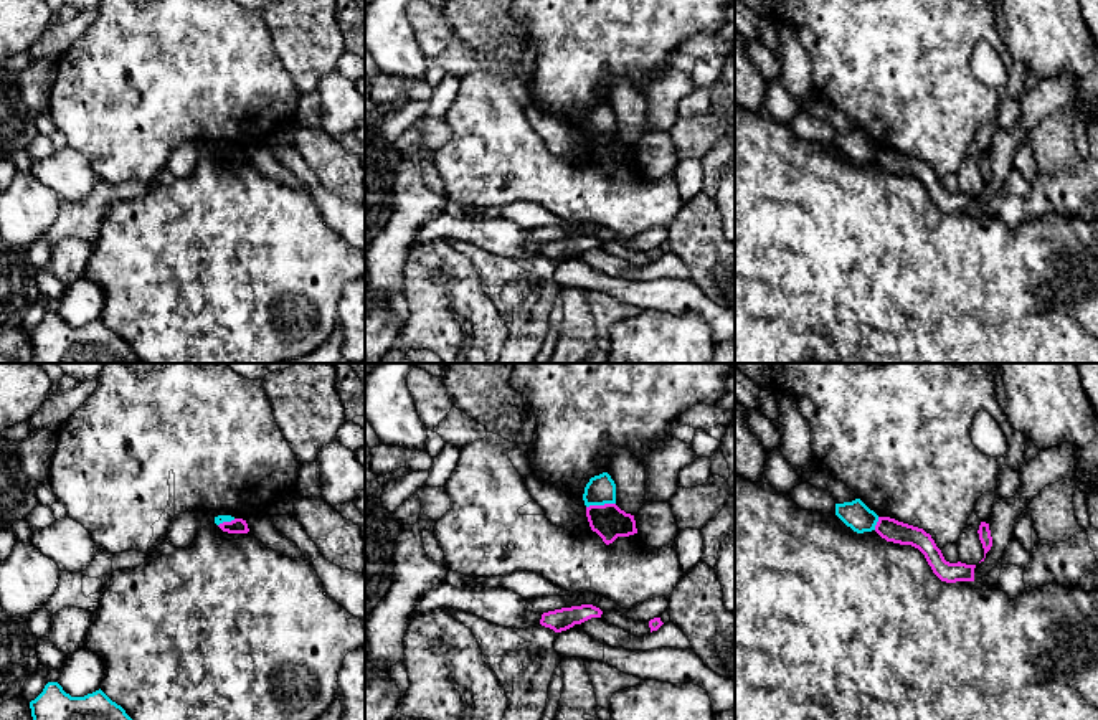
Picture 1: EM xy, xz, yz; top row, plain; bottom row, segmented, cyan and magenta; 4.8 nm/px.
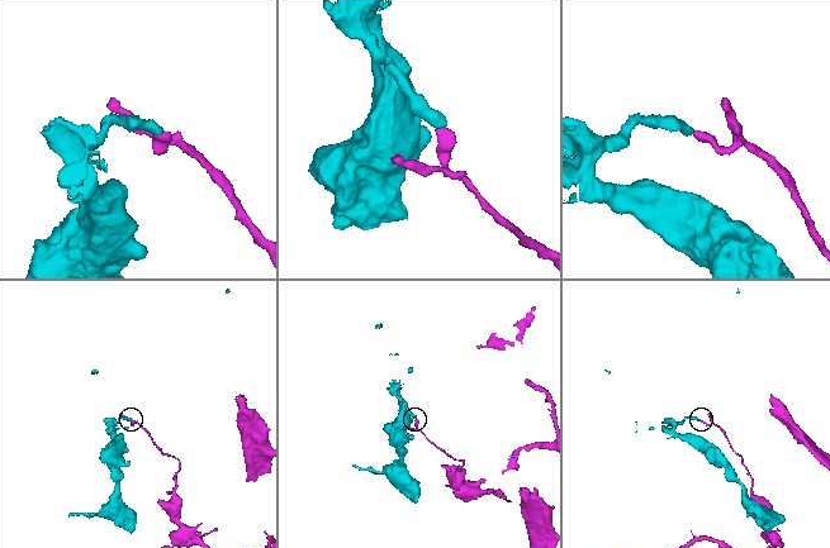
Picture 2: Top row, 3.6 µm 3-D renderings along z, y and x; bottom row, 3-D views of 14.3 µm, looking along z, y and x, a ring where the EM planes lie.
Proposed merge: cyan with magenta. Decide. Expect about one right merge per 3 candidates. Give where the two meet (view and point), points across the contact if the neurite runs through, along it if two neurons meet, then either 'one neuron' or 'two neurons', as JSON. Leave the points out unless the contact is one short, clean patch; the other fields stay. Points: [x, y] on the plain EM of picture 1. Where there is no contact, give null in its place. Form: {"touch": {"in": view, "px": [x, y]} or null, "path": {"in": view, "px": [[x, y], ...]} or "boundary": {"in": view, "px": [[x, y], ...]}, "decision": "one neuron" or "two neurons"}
{"touch": {"in": "xz", "px": [600, 134]}, "boundary": {"in": "xz", "px": [[615, 132], [586, 137]]}, "decision": "two neurons"}

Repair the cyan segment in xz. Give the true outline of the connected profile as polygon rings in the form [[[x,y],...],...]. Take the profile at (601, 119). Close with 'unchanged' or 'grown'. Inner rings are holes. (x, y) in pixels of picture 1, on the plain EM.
[[[608,102],[594,106],[584,117],[584,135],[616,134],[616,114]]]; unchanged

